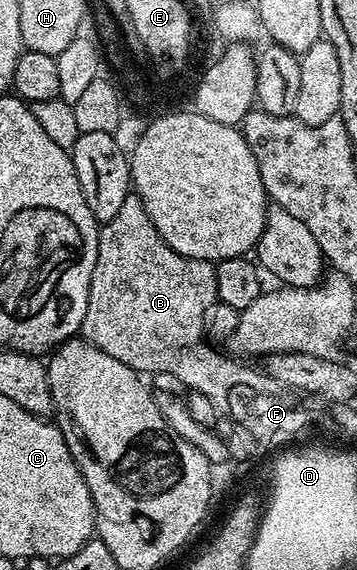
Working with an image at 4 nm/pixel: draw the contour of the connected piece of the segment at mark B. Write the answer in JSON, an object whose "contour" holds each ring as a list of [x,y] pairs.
{"contour":[[[129,194],[118,214],[100,224],[98,258],[90,278],[86,318],[80,327],[83,339],[106,350],[110,358],[126,362],[126,366],[138,373],[174,374],[184,383],[185,389],[206,394],[217,409],[223,410],[228,405],[228,392],[220,388],[220,363],[225,353],[220,350],[204,352],[204,312],[215,303],[216,264],[210,260],[186,258],[173,250],[162,234],[158,234],[154,222],[150,222],[150,214],[146,214],[146,206],[142,206],[140,196]]]}

